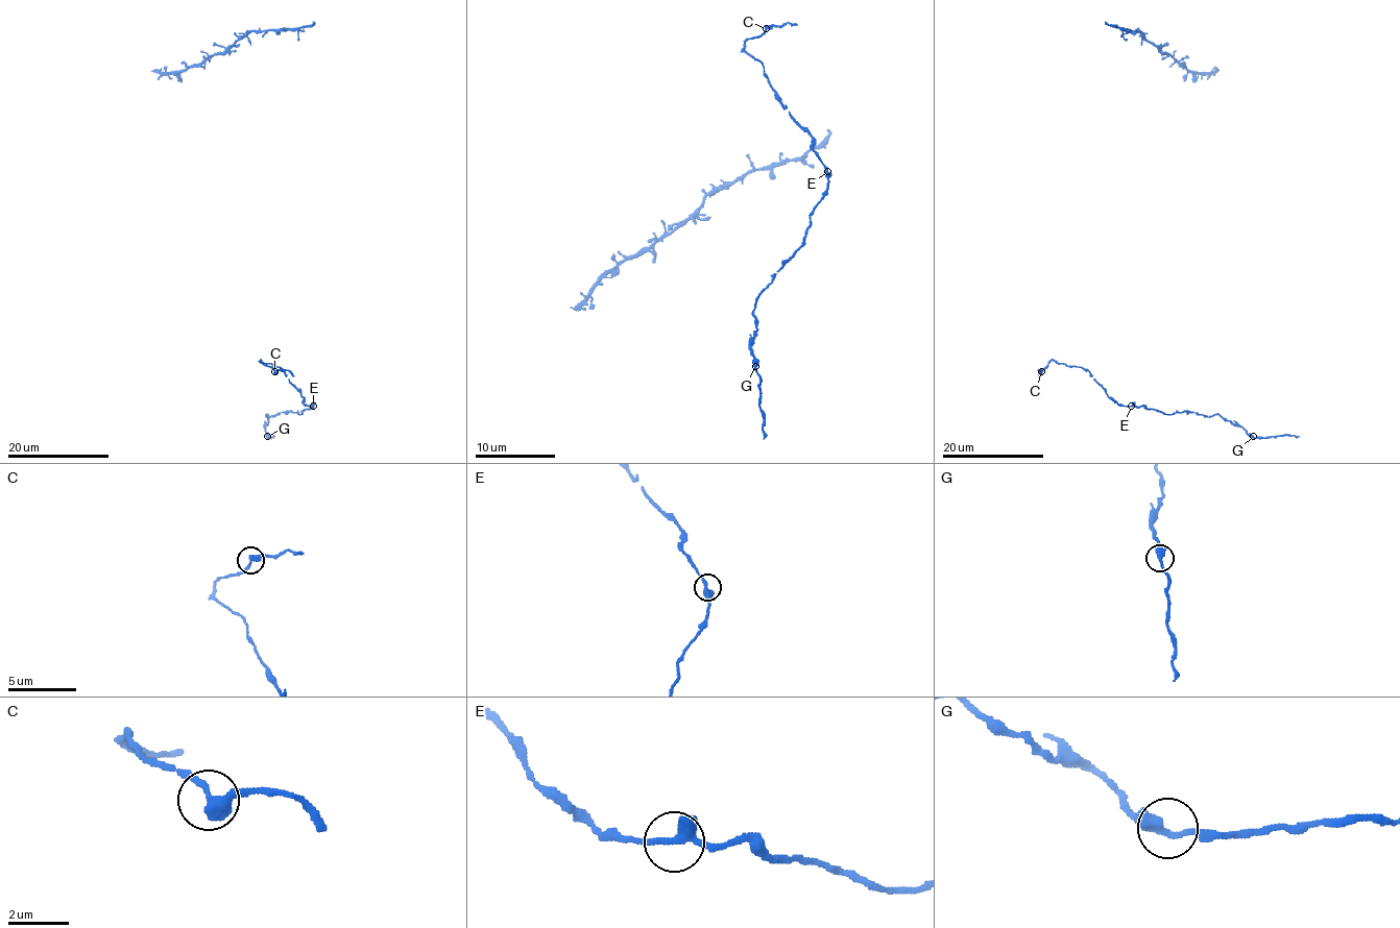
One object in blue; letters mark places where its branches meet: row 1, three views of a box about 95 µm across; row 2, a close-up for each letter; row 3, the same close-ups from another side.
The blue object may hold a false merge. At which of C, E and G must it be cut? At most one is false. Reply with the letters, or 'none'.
C

